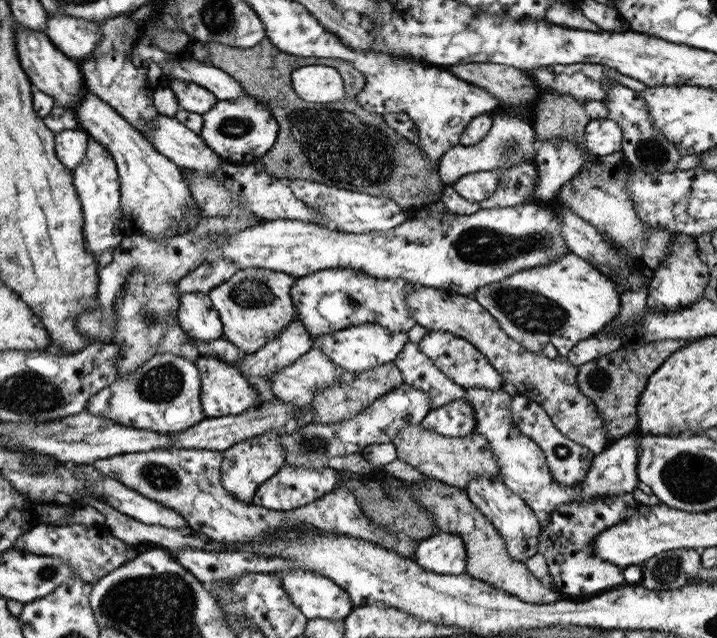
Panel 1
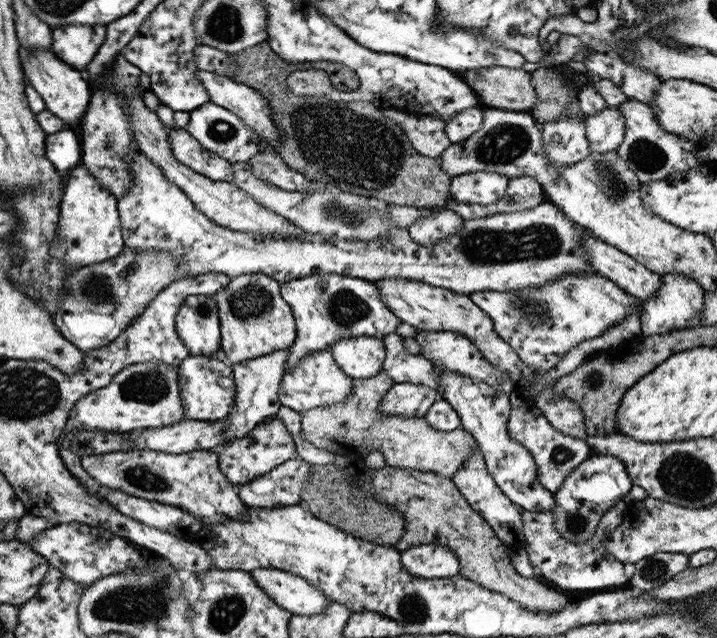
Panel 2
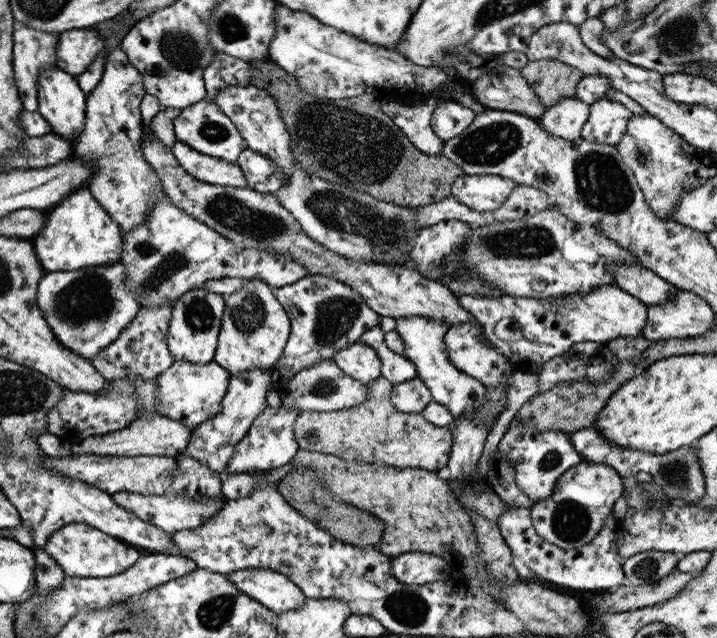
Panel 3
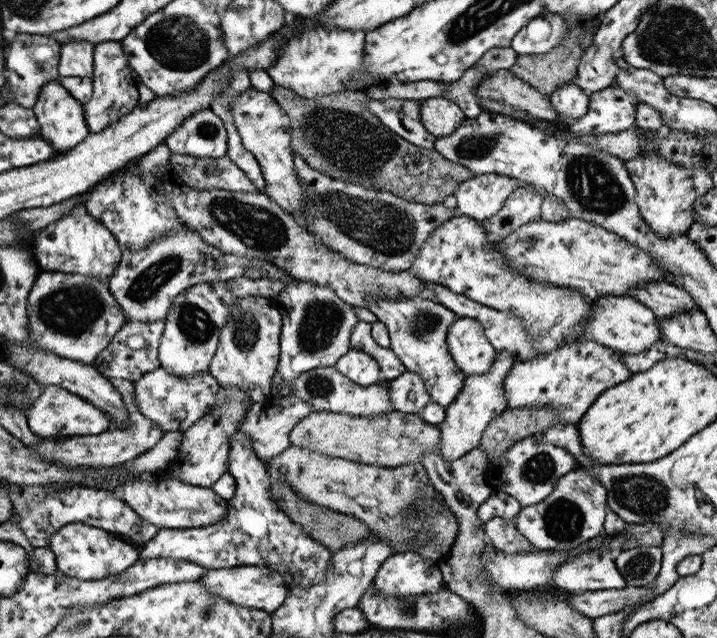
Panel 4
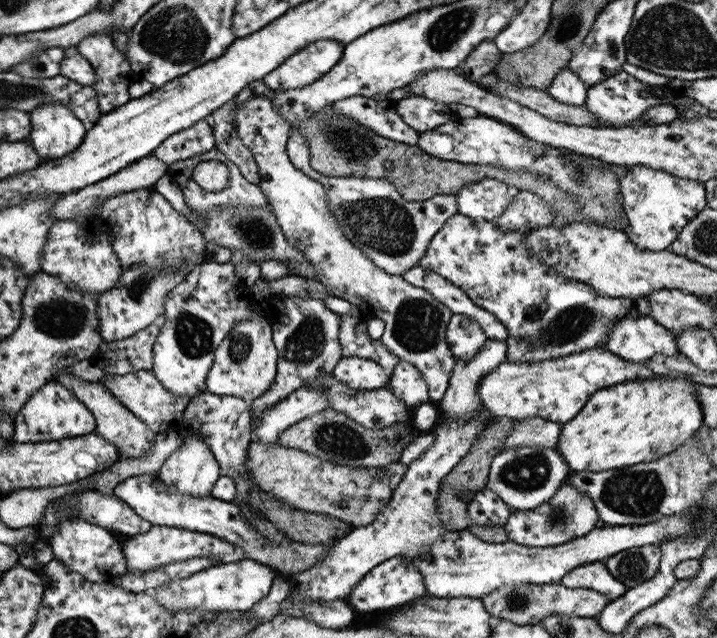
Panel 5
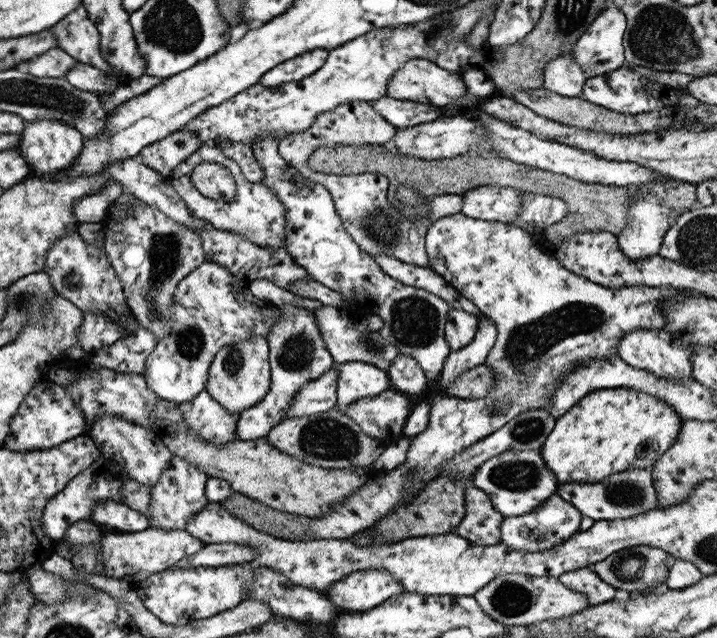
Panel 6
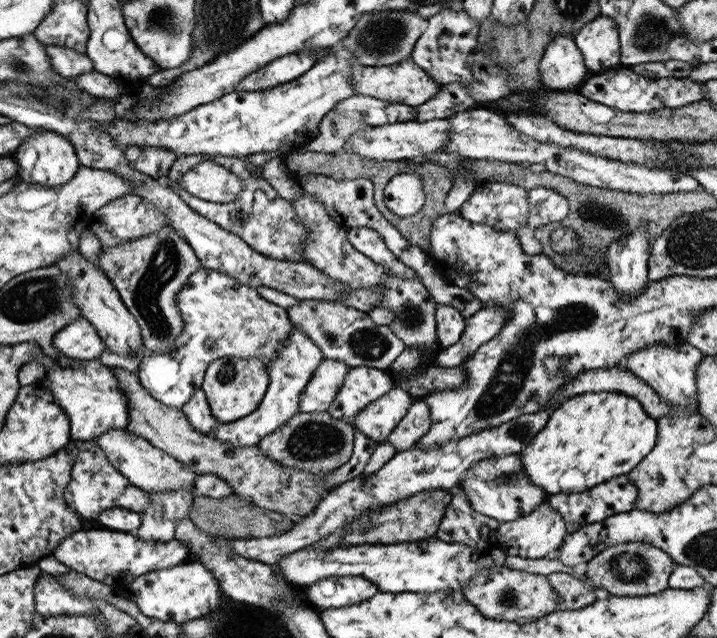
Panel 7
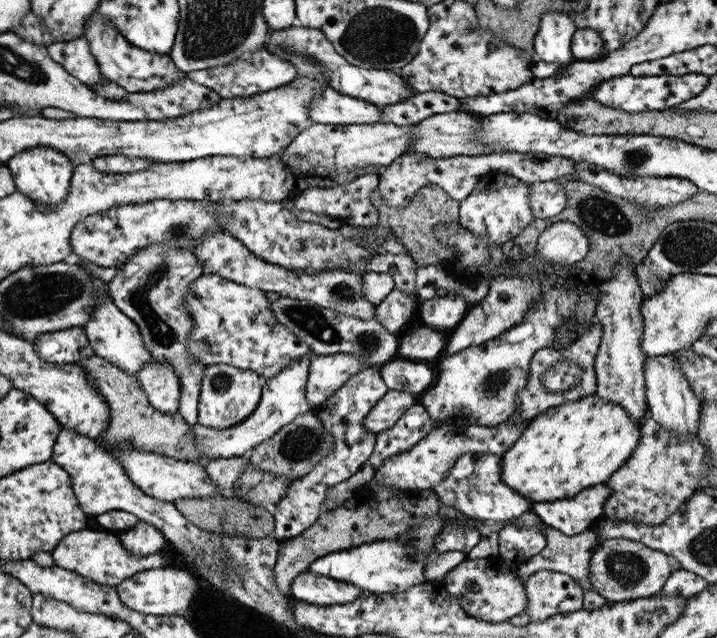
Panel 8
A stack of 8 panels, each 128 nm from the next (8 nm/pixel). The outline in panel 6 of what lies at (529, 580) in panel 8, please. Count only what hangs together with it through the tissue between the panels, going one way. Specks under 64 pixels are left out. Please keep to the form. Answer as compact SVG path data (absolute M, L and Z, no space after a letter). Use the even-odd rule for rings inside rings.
M587 567L560 574L558 581L569 590L584 594L591 606L607 602L619 595L615 587L605 584Z

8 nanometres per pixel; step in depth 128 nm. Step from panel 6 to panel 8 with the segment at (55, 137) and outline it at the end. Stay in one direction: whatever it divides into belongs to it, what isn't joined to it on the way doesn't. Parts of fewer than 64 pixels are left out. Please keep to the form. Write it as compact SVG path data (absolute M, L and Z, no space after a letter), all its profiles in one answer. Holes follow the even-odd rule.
M34 147L13 156L4 165L13 178L19 193L33 200L35 205L59 205L66 198L74 166L63 154L48 147Z

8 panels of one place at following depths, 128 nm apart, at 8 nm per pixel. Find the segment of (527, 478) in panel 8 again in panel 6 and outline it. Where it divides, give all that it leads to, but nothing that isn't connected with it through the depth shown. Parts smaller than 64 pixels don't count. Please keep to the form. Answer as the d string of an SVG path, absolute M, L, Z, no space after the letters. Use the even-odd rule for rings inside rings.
M632 388L591 391L565 411L540 444L544 465L553 472L558 485L567 482L599 482L602 478L633 468L647 469L673 444L683 419L662 399Z

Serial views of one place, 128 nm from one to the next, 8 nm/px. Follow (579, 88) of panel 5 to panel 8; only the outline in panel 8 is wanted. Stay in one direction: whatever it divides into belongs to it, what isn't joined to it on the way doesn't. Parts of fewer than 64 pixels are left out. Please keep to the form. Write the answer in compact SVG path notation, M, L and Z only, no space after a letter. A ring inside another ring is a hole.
M545 11L540 16L538 29L532 40L532 47L537 60L555 63L560 66L560 69L575 61L570 51L571 37L575 29L576 26L569 15L555 11Z

